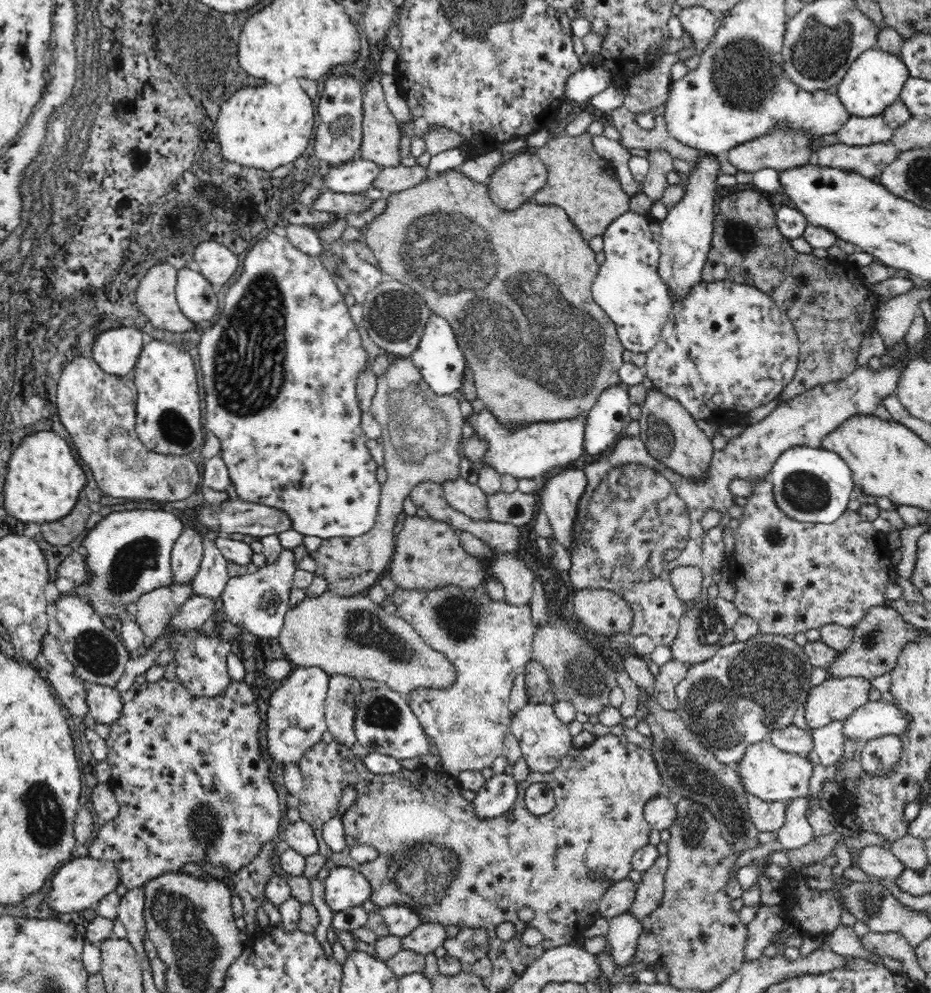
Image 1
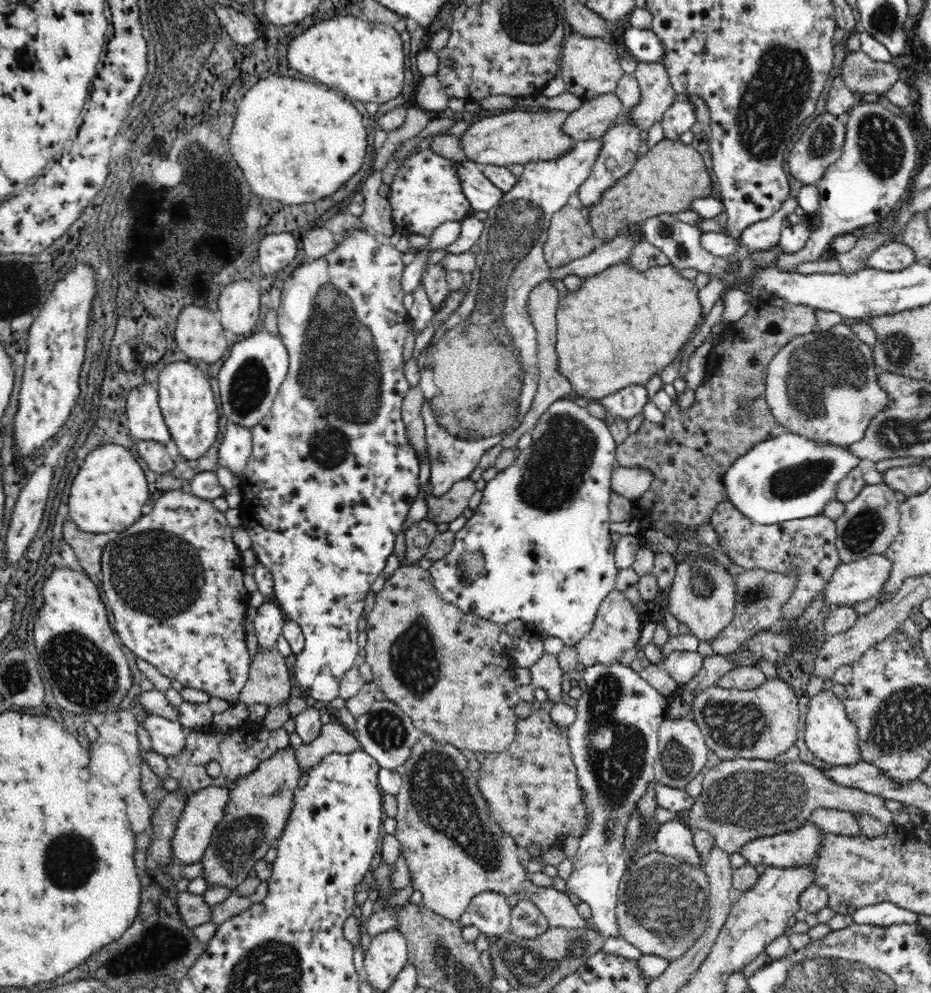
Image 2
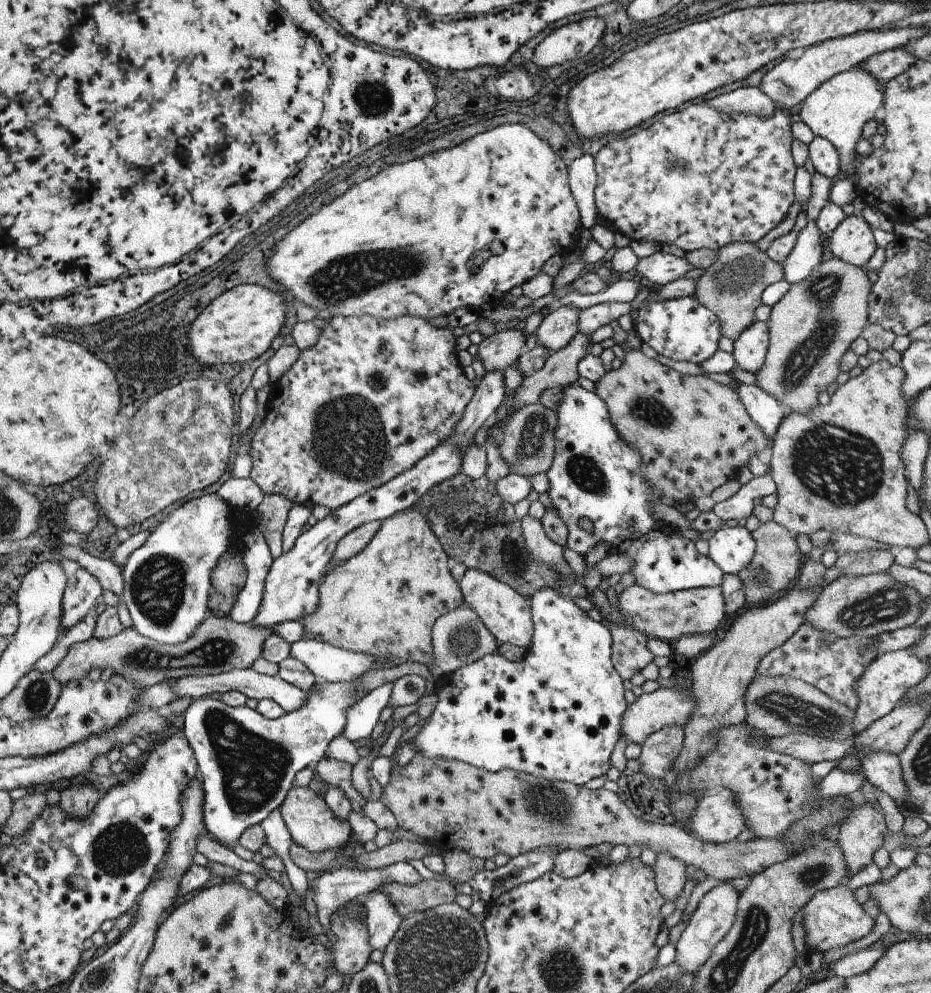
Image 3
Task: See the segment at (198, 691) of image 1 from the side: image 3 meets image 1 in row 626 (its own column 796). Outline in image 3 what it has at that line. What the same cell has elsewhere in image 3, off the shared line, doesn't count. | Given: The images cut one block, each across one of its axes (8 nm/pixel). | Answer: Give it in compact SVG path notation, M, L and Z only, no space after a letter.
M703 102L701 106L691 104L689 108L685 108L681 112L661 114L655 118L655 122L649 128L633 132L627 138L613 138L609 144L605 144L605 148L601 148L595 154L595 174L597 174L595 206L597 206L599 218L615 232L627 236L631 242L645 240L645 242L655 242L659 246L673 244L673 246L681 248L685 254L697 252L697 250L719 252L723 246L735 244L735 242L757 244L769 230L773 230L777 224L781 224L787 218L787 210L795 202L795 170L797 170L797 166L791 156L791 142L793 142L791 118L795 118L795 116L779 112L779 110L775 110L775 114L771 118L757 118L757 116L747 116L747 114L727 116L727 114L715 112L711 106L707 106Z

